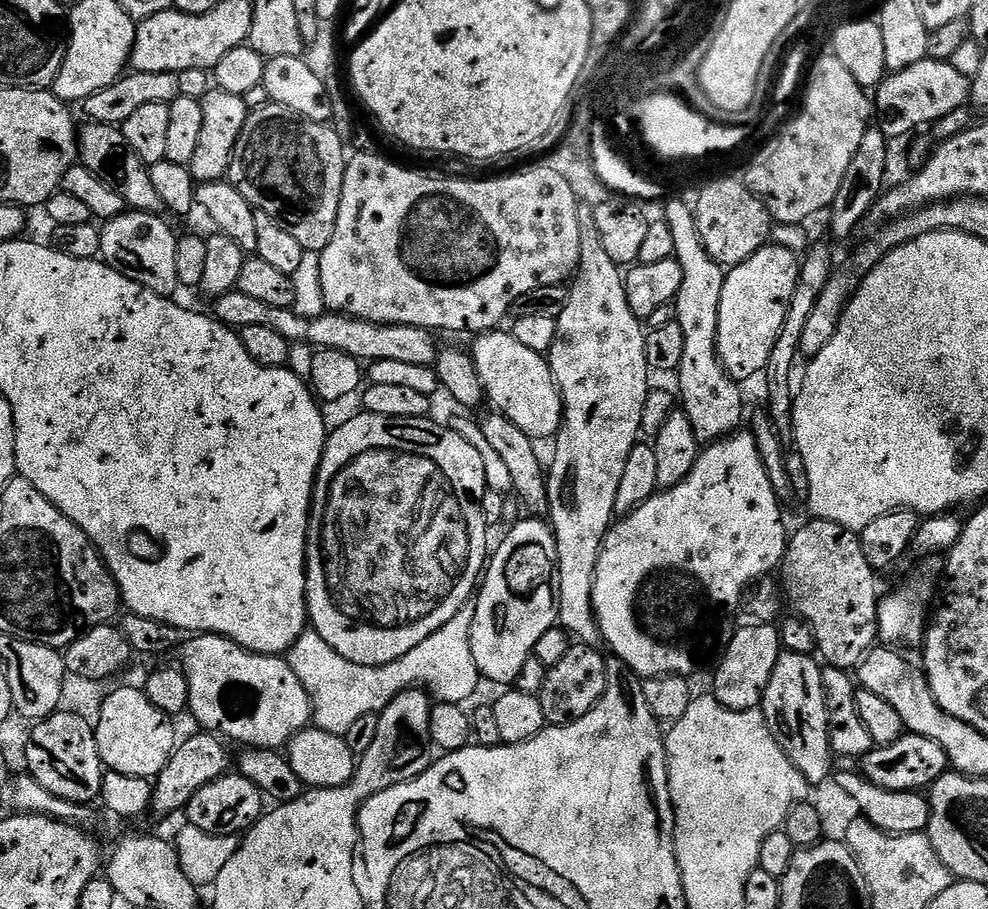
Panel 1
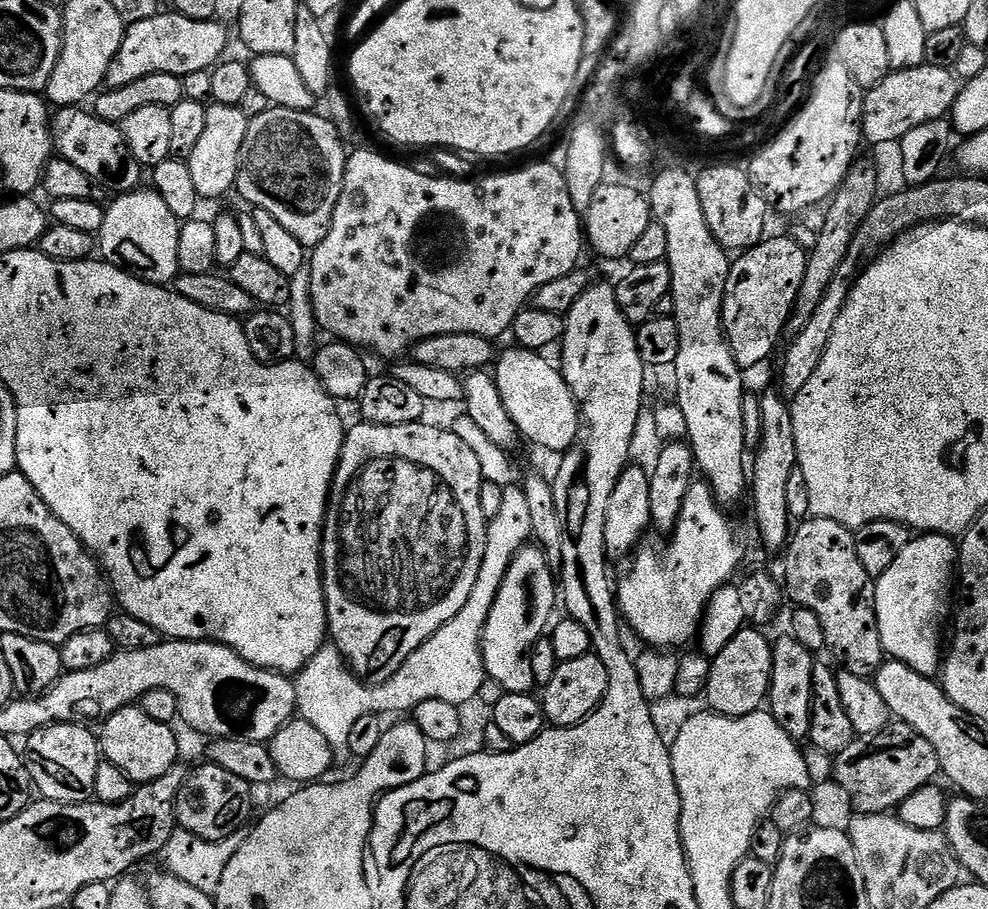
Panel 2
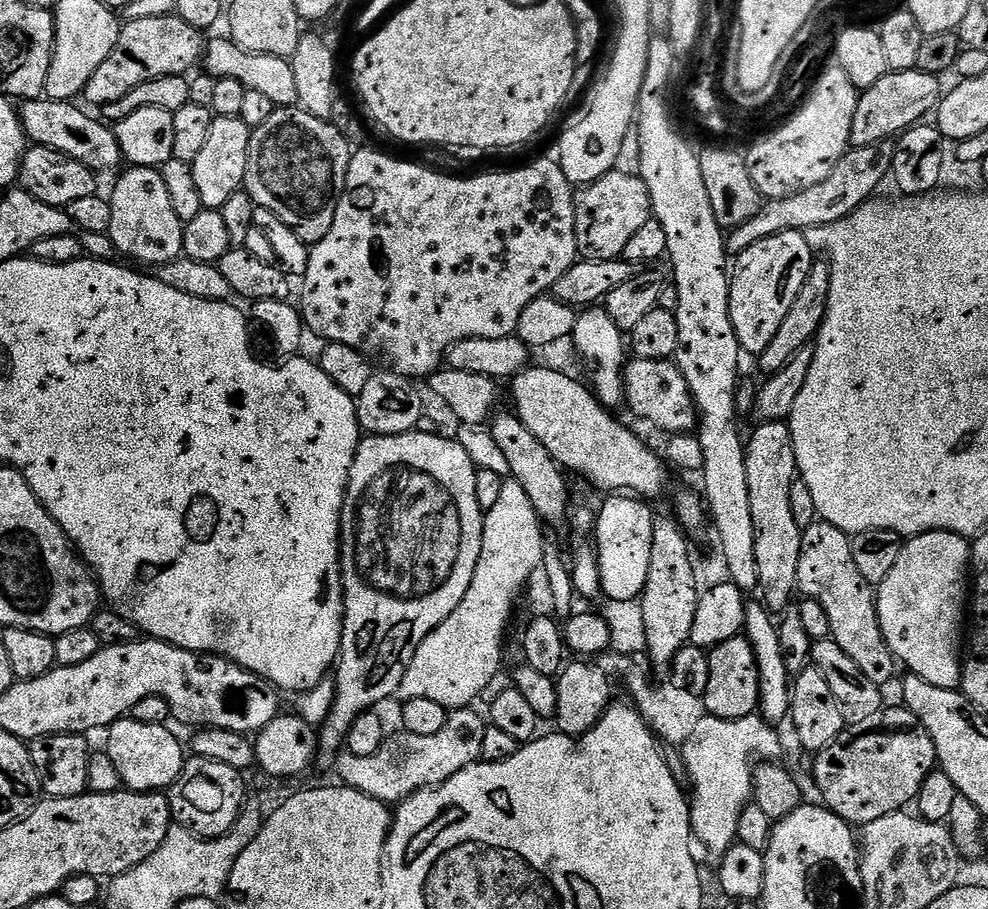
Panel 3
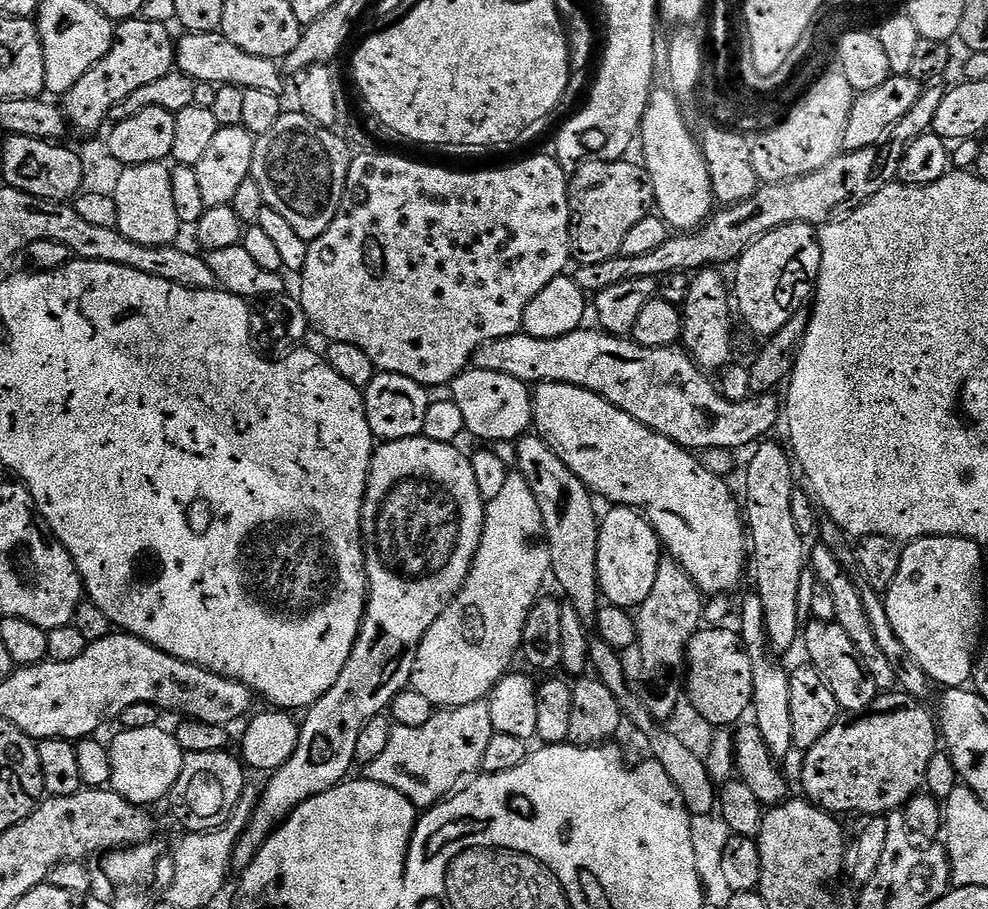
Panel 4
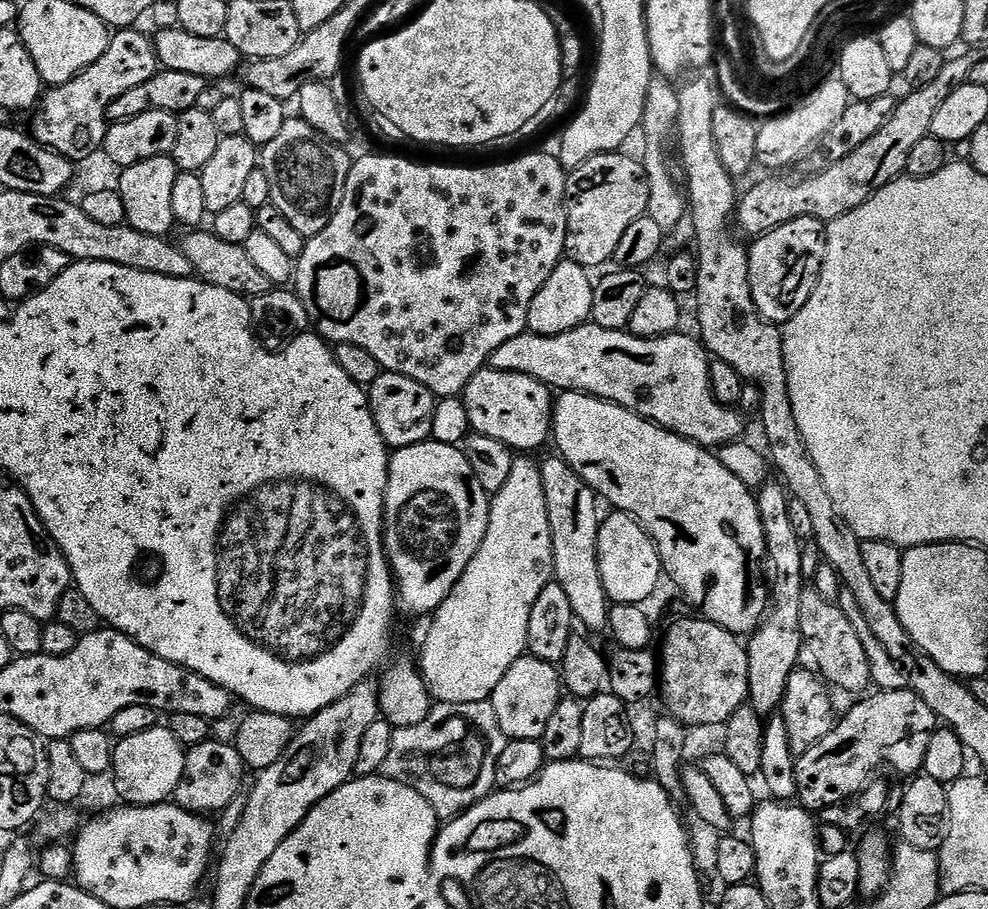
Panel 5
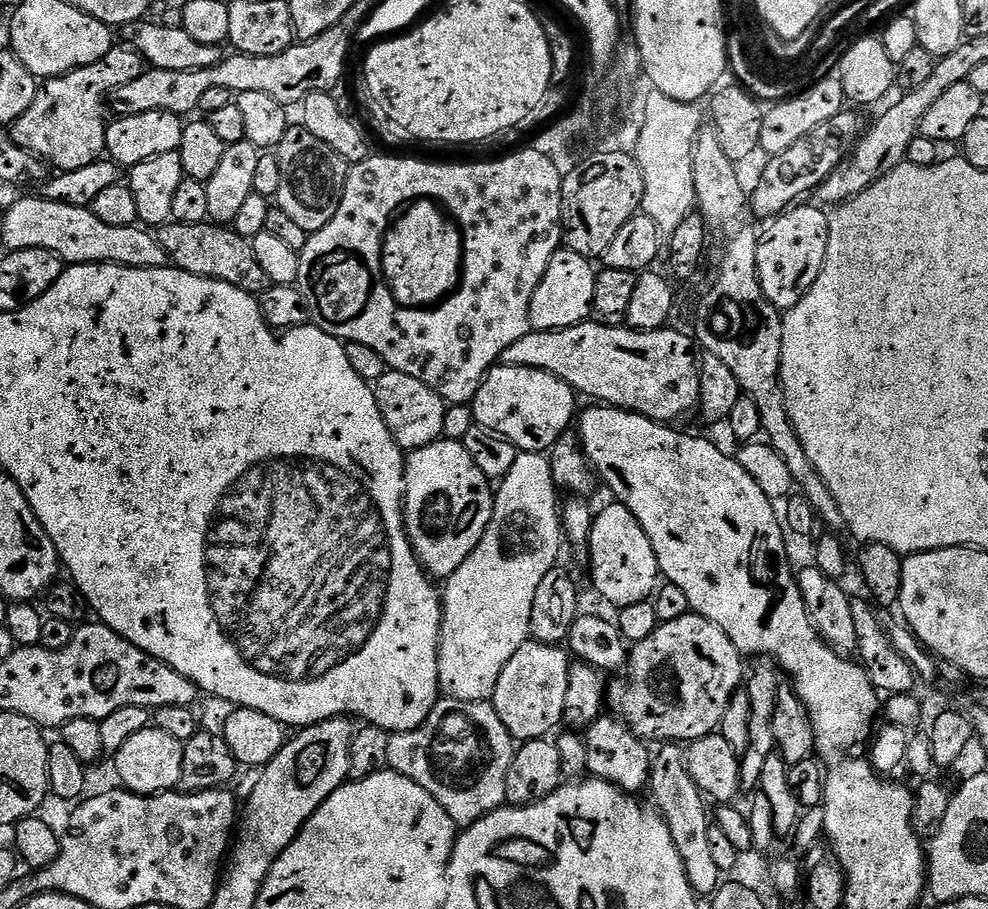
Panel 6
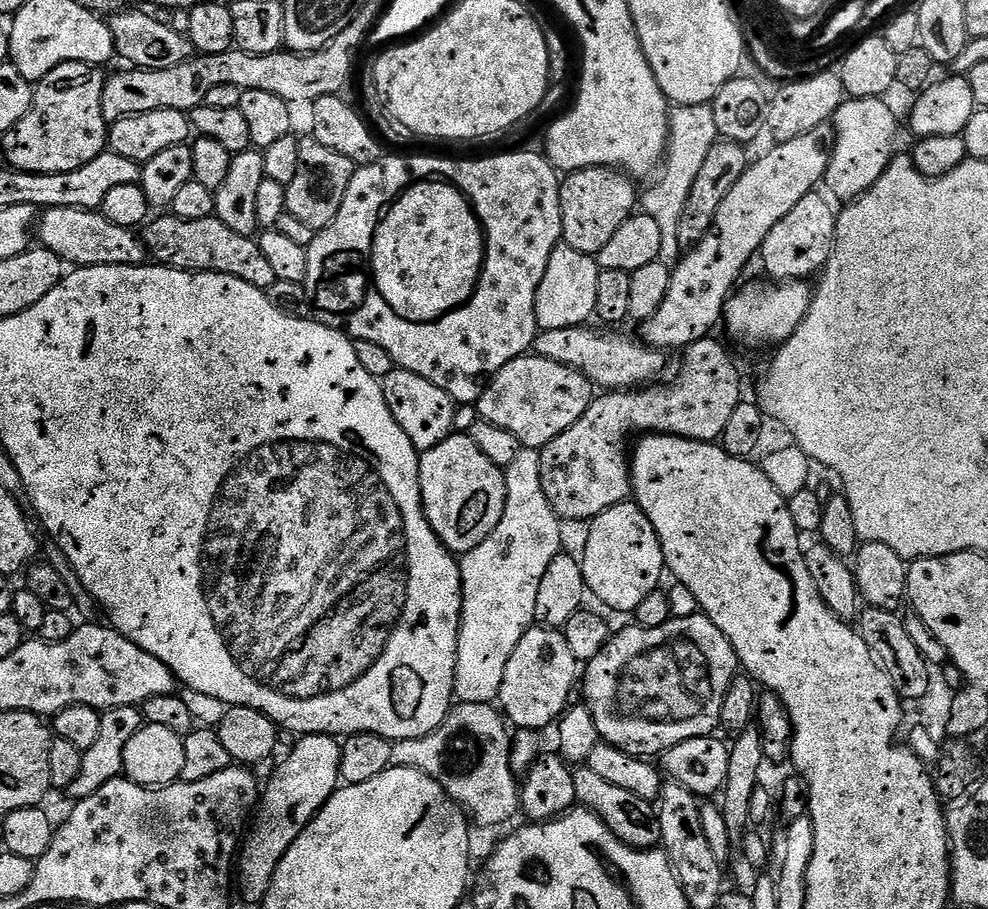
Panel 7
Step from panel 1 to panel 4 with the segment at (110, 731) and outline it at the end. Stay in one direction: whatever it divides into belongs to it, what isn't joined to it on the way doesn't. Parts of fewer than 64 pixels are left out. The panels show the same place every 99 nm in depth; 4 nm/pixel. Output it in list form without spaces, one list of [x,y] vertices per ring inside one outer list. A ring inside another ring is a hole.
[[[164,726],[146,730],[117,731],[117,736],[110,740],[108,753],[112,763],[111,791],[117,792],[126,802],[141,806],[153,806],[159,800],[167,801],[172,794],[178,774],[182,774],[184,751],[178,746],[175,735]]]

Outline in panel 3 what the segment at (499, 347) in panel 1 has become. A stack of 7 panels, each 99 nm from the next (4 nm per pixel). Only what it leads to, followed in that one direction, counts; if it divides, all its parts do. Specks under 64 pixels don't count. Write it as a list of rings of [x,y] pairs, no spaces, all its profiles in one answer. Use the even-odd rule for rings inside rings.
[[[529,366],[512,377],[510,387],[516,399],[516,415],[526,430],[550,450],[561,468],[585,476],[608,494],[635,494],[640,498],[663,494],[669,472],[665,461],[657,453],[656,457],[626,425],[619,424],[587,383],[579,384],[556,368]]]

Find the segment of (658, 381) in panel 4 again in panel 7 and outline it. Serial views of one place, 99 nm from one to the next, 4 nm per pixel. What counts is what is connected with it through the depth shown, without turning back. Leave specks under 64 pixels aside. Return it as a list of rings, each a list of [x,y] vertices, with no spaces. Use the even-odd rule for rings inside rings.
[[[581,326],[540,332],[534,345],[535,355],[582,373],[600,390],[631,390],[637,386],[647,386],[659,377],[656,375],[664,368],[663,351],[649,348],[643,342],[635,344],[620,336],[603,336],[590,329],[591,327]]]

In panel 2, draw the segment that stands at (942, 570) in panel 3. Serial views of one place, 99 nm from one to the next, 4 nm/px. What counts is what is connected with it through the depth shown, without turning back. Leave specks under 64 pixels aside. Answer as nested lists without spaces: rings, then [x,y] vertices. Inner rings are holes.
[[[923,533],[913,537],[897,560],[881,576],[877,577],[875,588],[875,612],[878,618],[879,634],[885,653],[891,658],[909,665],[924,677],[935,677],[942,666],[942,628],[950,614],[950,592],[954,590],[959,563],[959,547],[948,536],[940,533]]]

